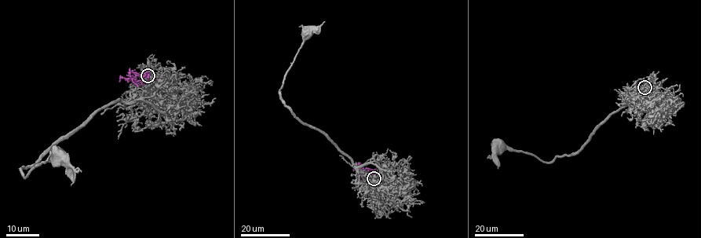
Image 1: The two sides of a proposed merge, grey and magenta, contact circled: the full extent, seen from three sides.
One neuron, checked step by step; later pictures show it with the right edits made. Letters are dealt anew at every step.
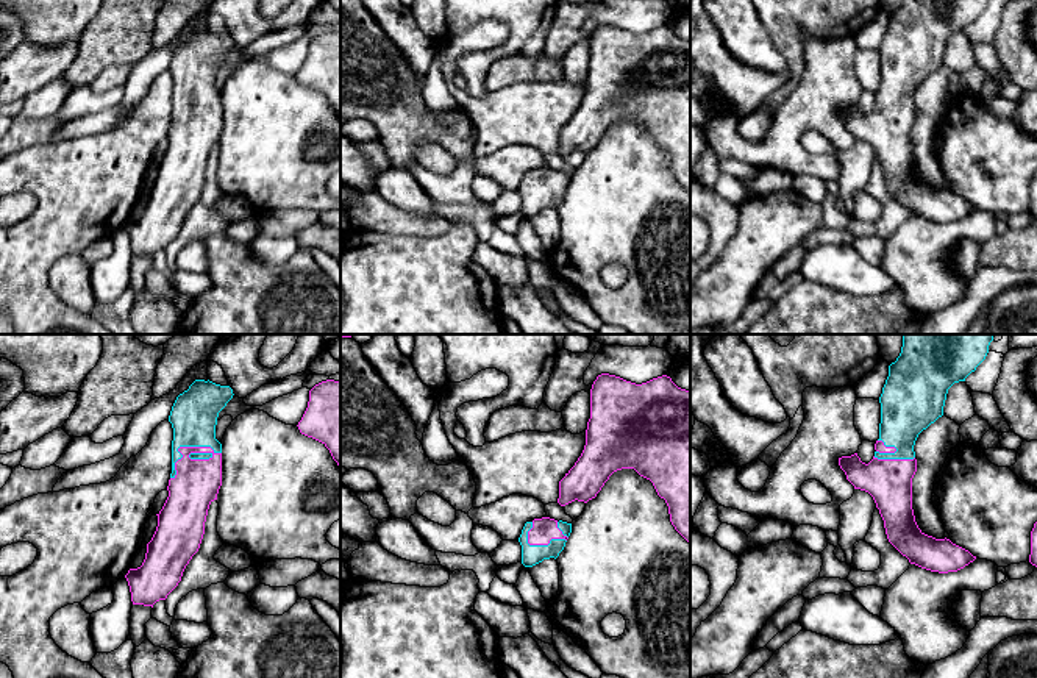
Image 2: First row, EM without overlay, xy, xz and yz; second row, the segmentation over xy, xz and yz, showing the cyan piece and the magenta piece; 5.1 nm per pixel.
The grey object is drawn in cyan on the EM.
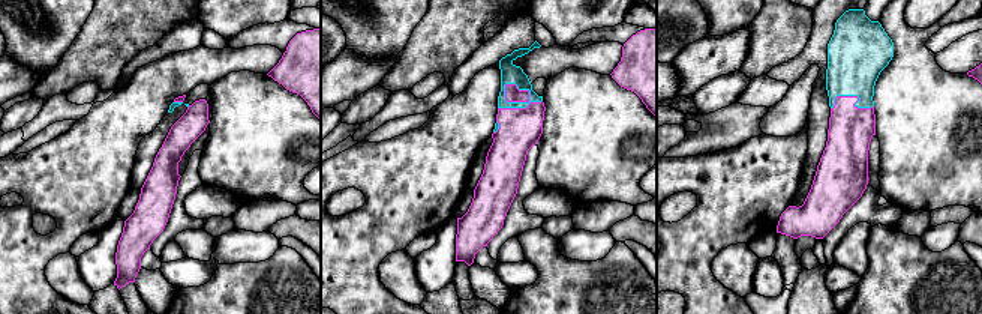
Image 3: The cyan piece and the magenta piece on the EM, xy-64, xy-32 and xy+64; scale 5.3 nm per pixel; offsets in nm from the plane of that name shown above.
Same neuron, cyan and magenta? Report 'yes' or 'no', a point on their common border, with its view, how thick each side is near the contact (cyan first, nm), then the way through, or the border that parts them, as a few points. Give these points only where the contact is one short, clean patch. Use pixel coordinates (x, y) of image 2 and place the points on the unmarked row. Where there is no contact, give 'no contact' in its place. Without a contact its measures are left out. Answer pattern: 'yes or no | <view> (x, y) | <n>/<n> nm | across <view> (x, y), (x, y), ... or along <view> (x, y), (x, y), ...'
yes | xy (185, 96) | 240/240 nm | across xy (194, 64), (194, 86), (185, 96), (195, 113), (197, 132)

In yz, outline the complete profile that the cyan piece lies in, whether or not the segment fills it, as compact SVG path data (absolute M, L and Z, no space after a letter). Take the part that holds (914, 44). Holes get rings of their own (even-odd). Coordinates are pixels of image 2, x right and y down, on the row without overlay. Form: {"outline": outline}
{"outline": "M901 0L896 11L889 16L889 27L879 47L881 73L873 109L865 114L857 103L839 108L839 116L854 139L873 147L889 192L910 214L931 222L957 222L973 212L976 206L946 187L935 189L918 178L912 159L912 128L917 122L914 95L918 84L943 66L948 39L954 33L965 31L987 3L989 0Z"}

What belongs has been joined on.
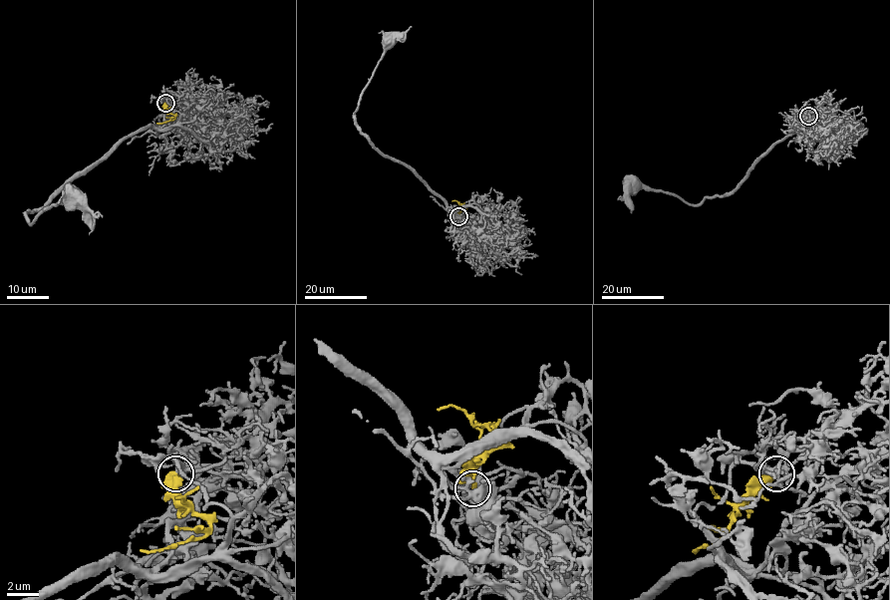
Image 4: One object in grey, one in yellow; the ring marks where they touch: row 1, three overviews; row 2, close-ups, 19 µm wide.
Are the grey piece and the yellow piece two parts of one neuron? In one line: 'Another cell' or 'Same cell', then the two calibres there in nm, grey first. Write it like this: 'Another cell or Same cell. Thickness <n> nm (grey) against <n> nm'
Same cell. Thickness 240 nm (grey) against 500 nm

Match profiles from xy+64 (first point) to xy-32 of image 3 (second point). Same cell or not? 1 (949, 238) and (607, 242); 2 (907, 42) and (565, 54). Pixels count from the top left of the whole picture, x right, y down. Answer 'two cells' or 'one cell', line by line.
1: one cell
2: two cells

